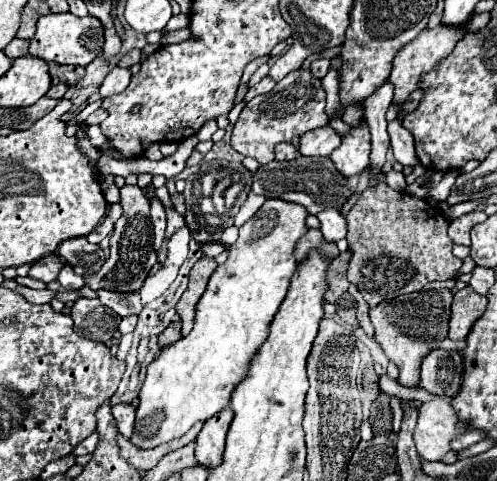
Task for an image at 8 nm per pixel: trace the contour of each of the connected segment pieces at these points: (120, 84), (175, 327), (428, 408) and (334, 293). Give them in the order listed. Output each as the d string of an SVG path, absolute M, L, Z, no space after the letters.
M114 67L106 79L102 81L100 85L100 95L102 97L110 97L110 95L116 95L120 91L124 91L130 83L130 69L122 69L122 67Z
M176 321L176 323L170 323L170 325L160 333L158 343L160 343L160 347L168 347L170 343L178 341L180 337L182 337L182 335L180 335L180 323Z
M432 399L418 407L414 443L426 461L440 461L450 451L450 441L466 431L458 427L458 415L448 401Z
M344 251L340 253L328 267L328 283L330 283L330 289L326 291L326 301L328 303L334 303L346 289L348 289L348 279L346 279L346 269L350 261L350 251Z

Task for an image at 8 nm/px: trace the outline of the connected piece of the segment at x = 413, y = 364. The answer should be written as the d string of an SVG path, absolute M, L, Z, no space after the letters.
M436 289L436 291L416 291L410 295L400 295L390 301L382 301L376 307L370 307L370 321L376 329L376 341L384 349L386 357L398 365L402 385L414 387L418 385L418 367L422 359L448 335L448 319L450 319L452 291Z

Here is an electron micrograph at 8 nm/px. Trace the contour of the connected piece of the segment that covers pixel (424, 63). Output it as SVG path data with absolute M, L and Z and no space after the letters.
M464 23L462 27L452 27L452 25L438 25L436 29L424 29L418 39L412 39L410 43L406 43L398 55L394 57L394 69L392 69L392 75L390 75L390 83L394 85L394 103L404 103L406 97L416 91L416 85L418 85L418 79L422 73L434 69L434 65L444 59L446 55L450 55L450 51L456 47L456 43L466 35L466 25Z

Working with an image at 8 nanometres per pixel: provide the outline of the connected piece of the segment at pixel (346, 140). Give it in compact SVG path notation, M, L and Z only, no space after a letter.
M362 117L358 125L352 125L350 131L342 133L340 137L342 137L342 143L340 147L334 149L336 169L346 177L362 173L366 169L368 155L370 155L370 131L368 131L366 119Z

